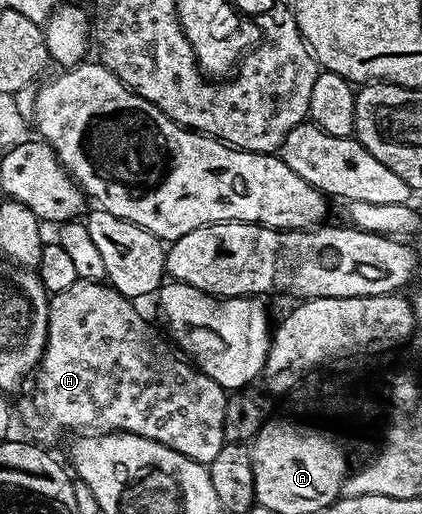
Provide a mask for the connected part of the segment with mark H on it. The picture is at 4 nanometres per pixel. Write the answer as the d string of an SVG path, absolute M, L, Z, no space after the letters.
M79 278L76 284L64 288L64 292L56 292L49 295L50 307L48 308L48 340L42 353L42 358L38 361L38 368L32 375L32 386L34 382L34 391L31 392L30 398L23 400L19 406L16 406L16 414L22 417L22 422L35 434L33 437L39 443L50 444L54 434L50 431L50 422L54 426L59 426L62 430L78 430L74 432L117 432L120 434L135 434L144 436L148 440L156 440L184 456L203 464L209 464L216 460L220 448L225 446L227 441L224 436L224 408L228 397L227 391L223 390L216 380L212 380L197 366L191 364L185 357L174 355L175 347L171 345L165 337L158 335L158 330L150 326L150 322L137 310L135 303L126 298L119 290L107 284L105 281L89 282L87 278Z

